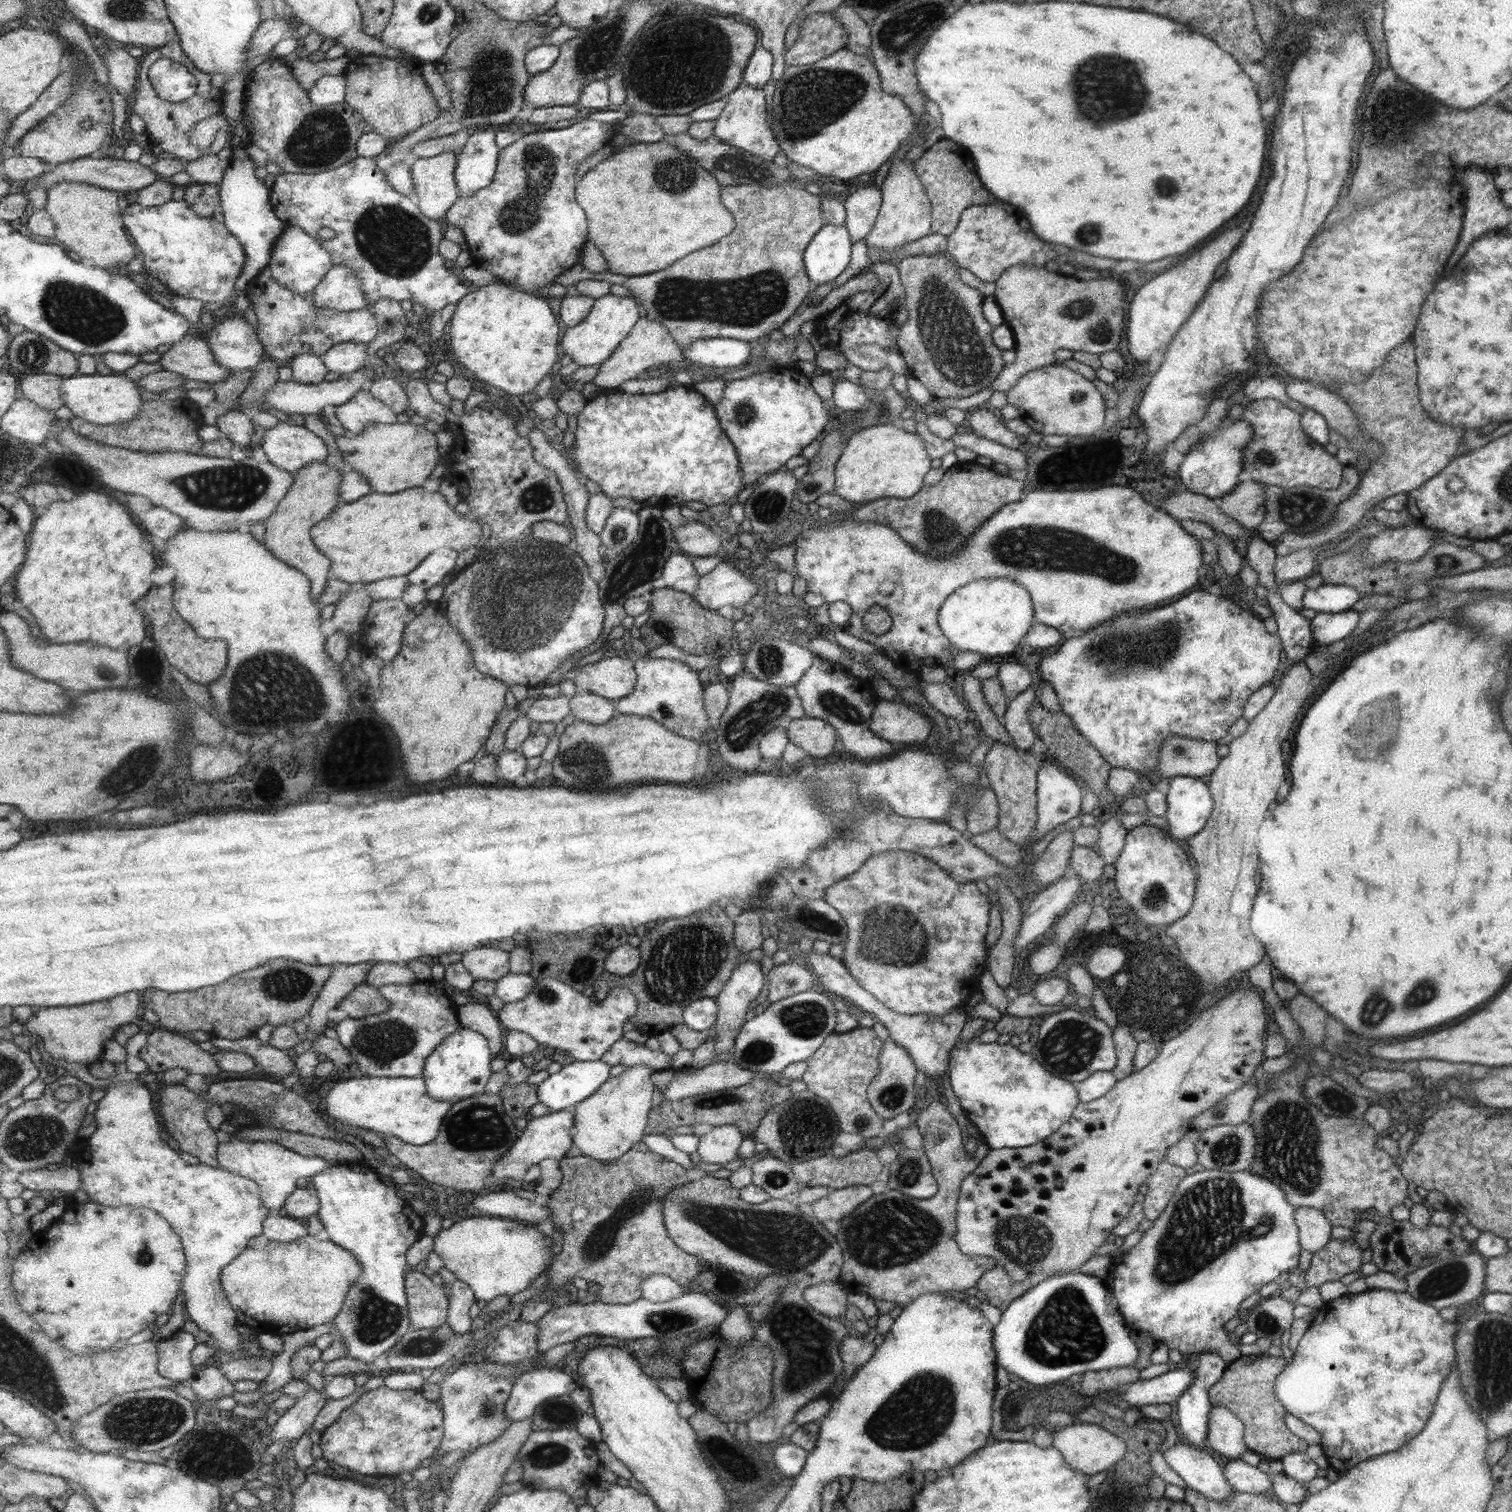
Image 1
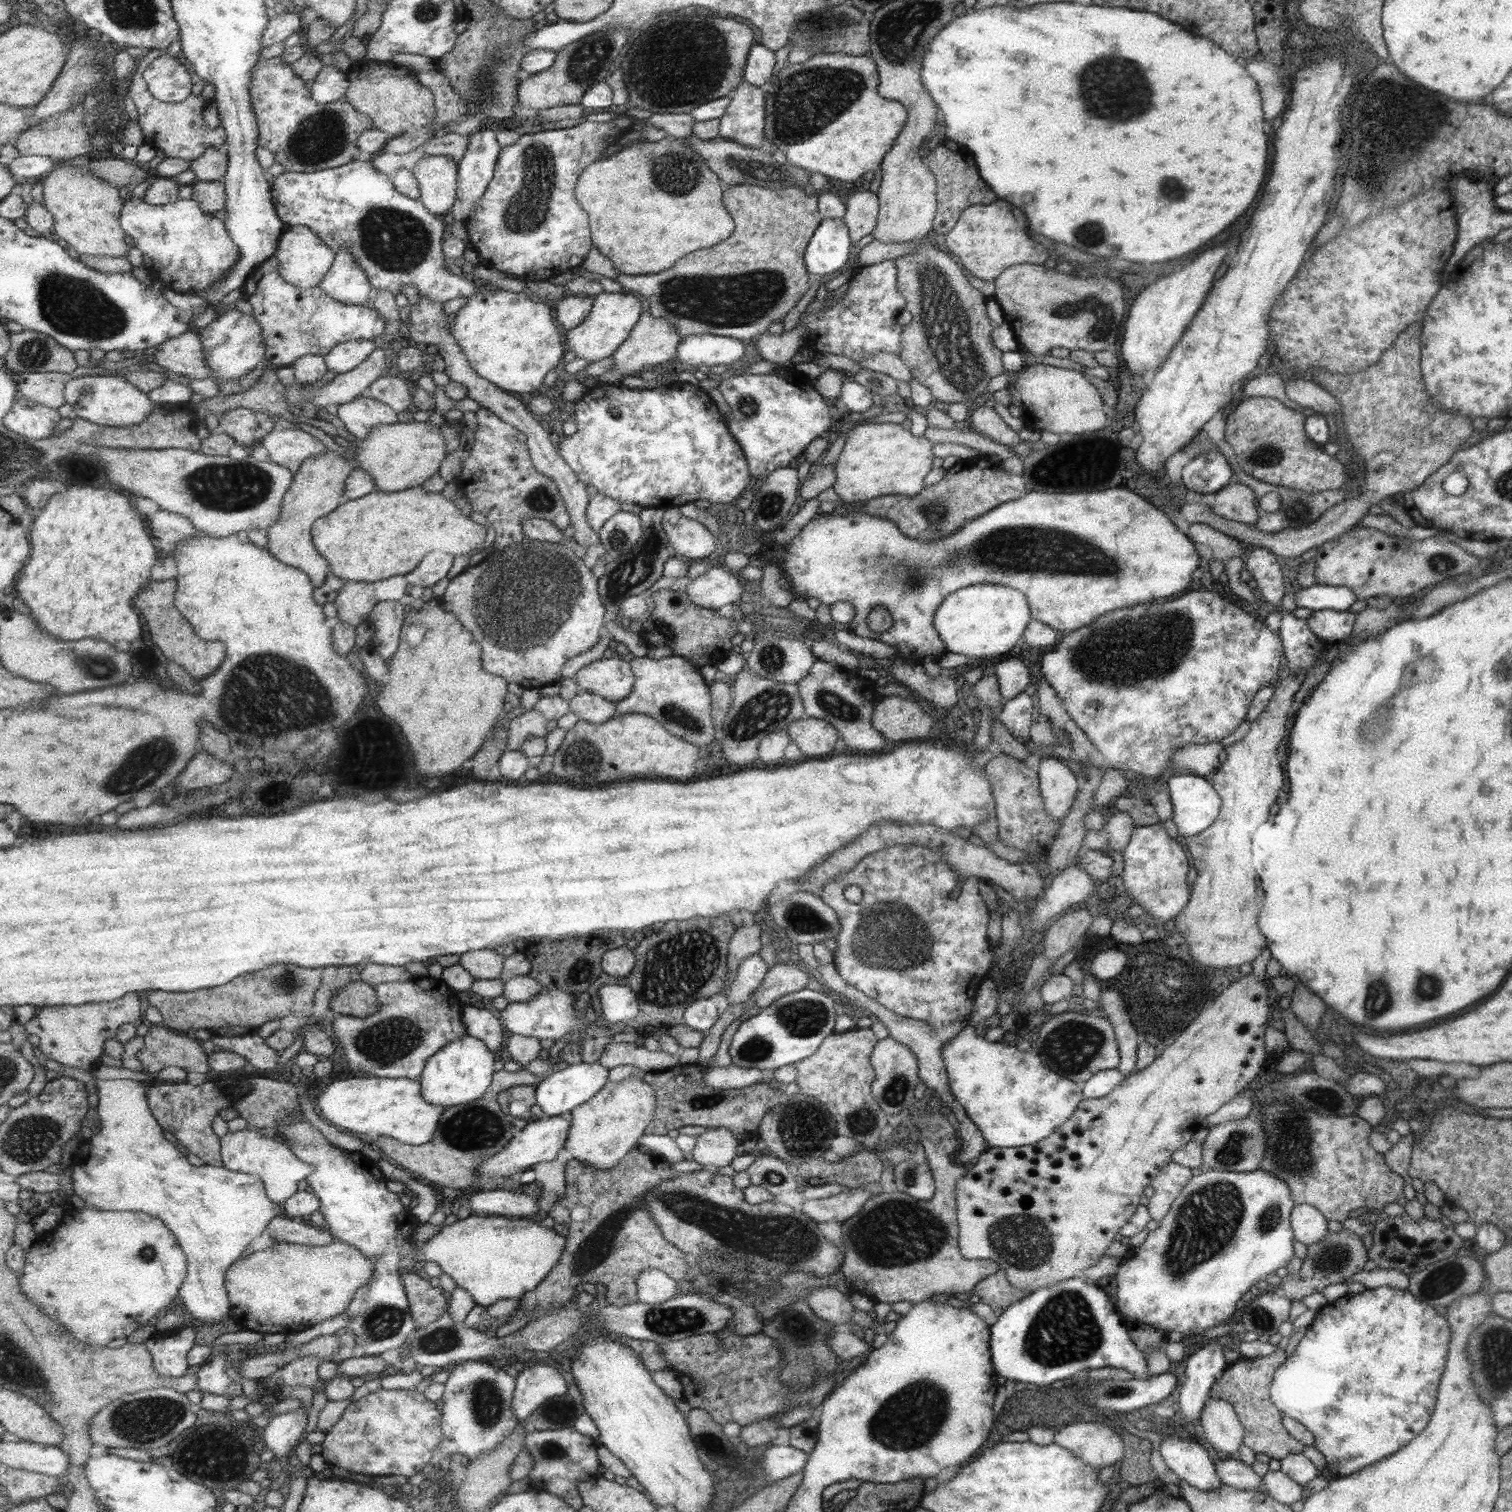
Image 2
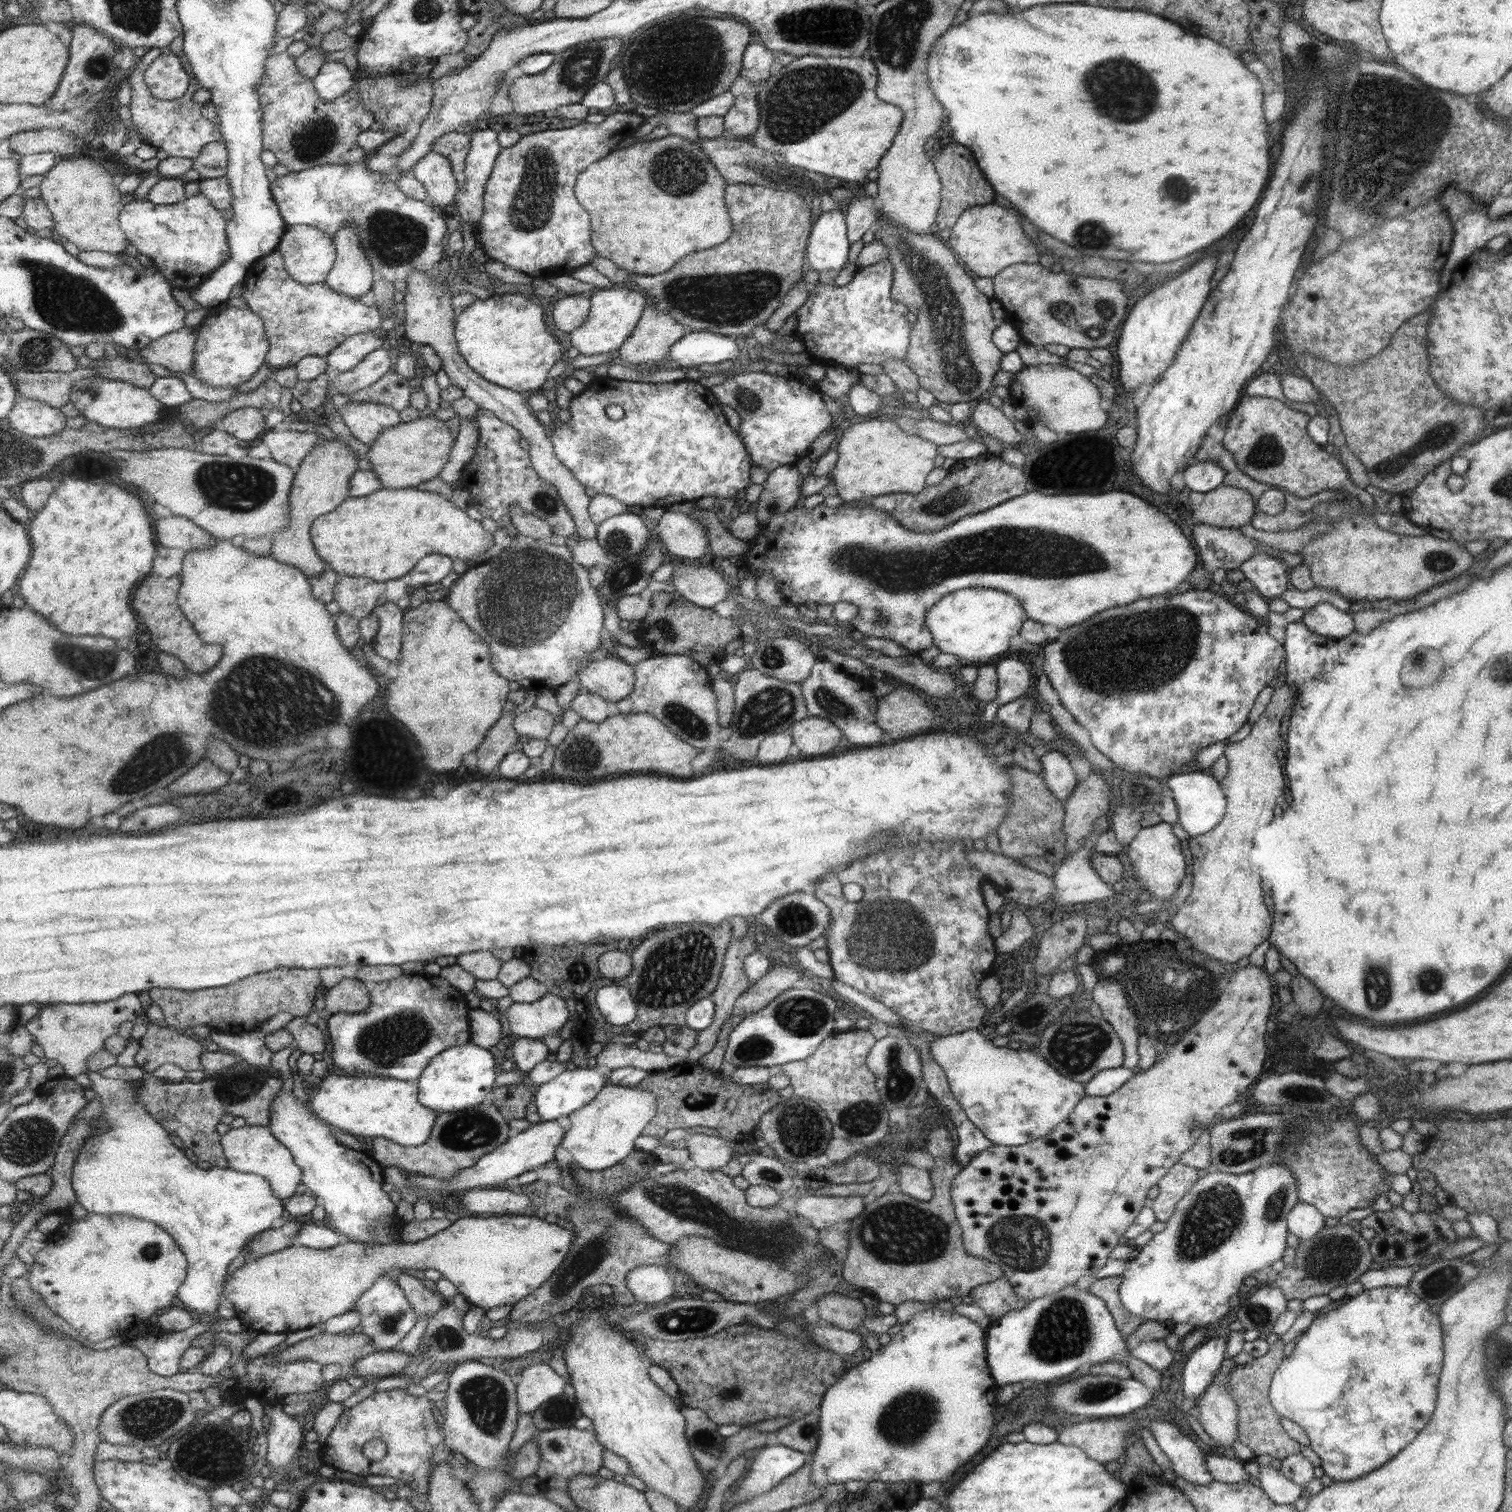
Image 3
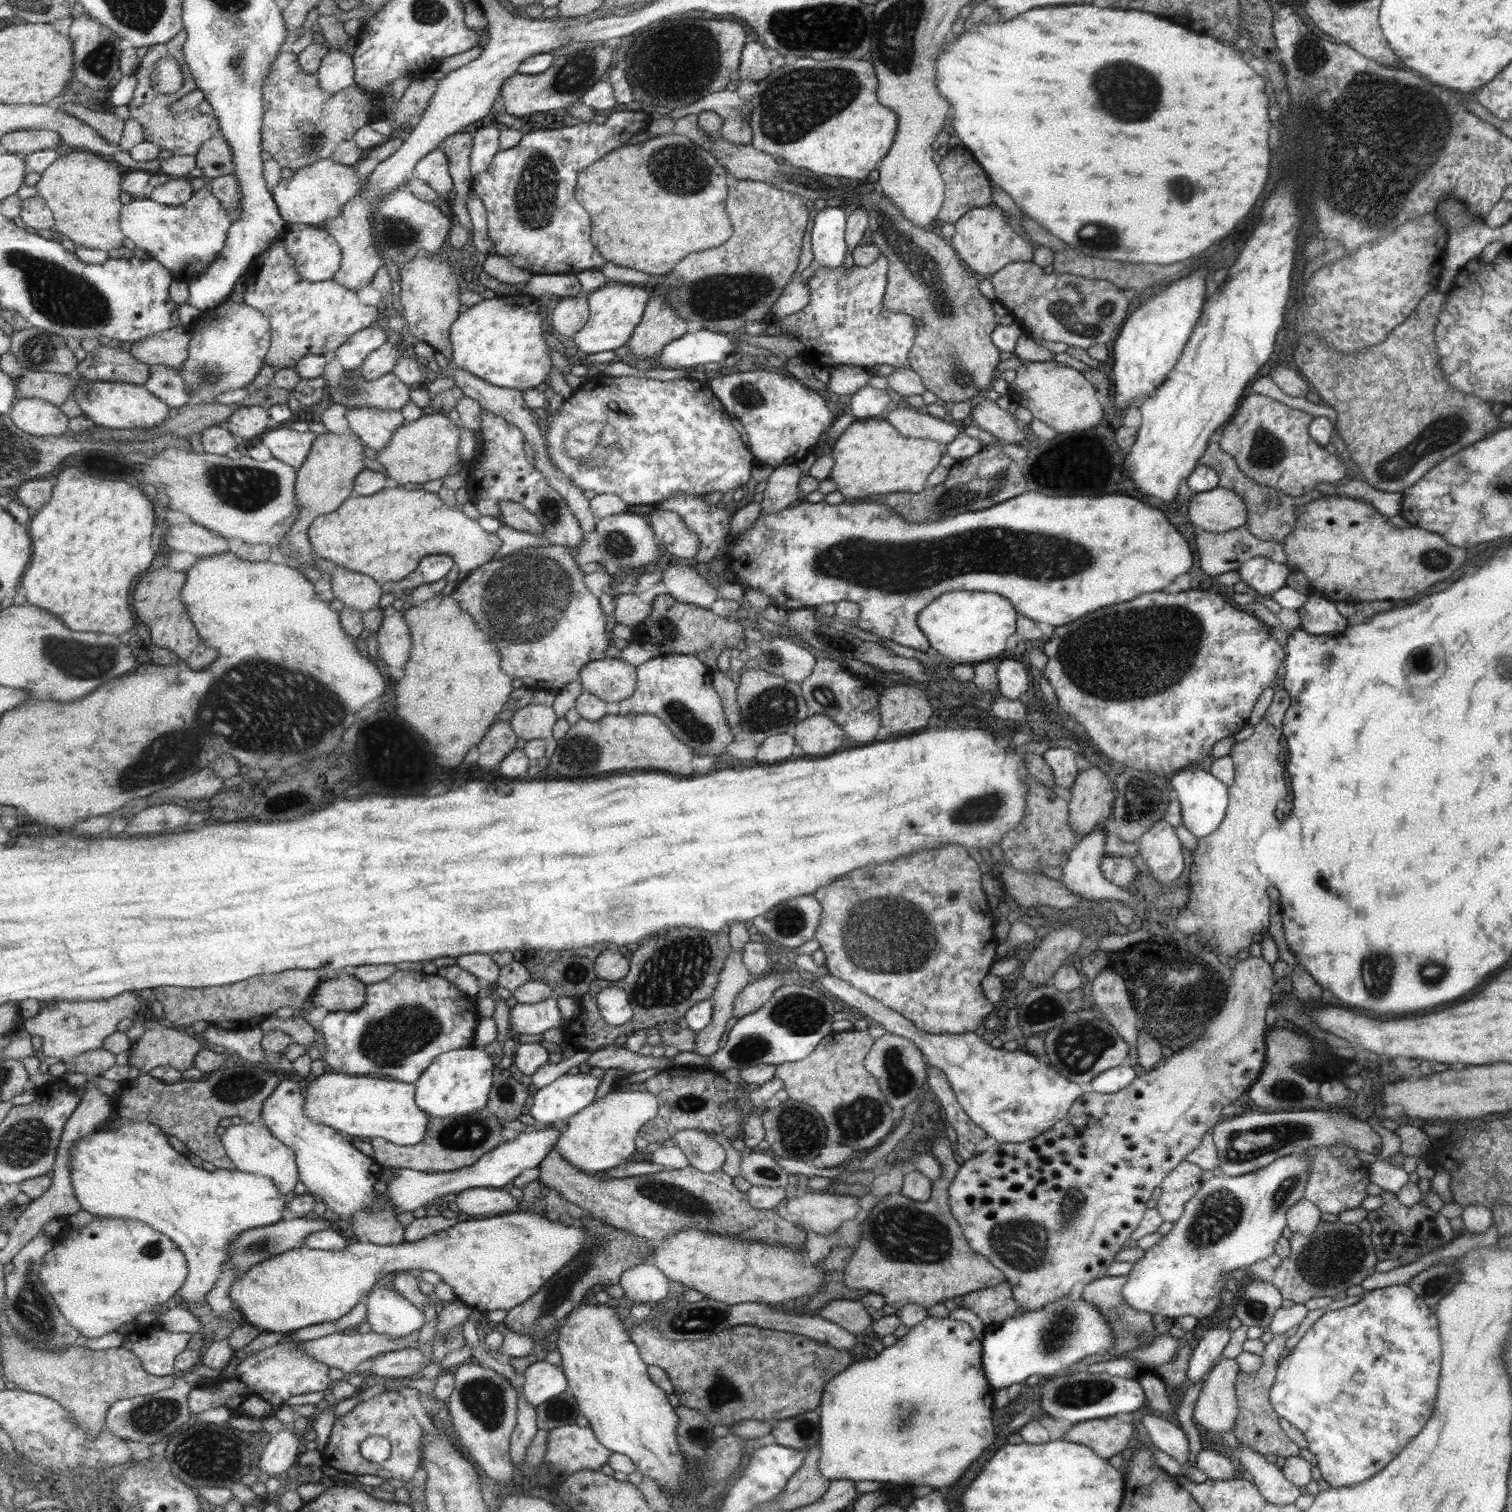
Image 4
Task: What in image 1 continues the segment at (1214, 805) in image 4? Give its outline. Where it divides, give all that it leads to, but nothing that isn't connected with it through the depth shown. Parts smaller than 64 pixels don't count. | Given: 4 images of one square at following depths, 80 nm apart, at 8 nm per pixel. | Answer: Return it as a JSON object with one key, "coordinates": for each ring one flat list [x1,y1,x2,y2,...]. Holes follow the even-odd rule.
{"coordinates":[[1187,776,1171,779,1166,803,1168,832,1182,841,1204,828,1214,808,1212,794,1203,780]]}

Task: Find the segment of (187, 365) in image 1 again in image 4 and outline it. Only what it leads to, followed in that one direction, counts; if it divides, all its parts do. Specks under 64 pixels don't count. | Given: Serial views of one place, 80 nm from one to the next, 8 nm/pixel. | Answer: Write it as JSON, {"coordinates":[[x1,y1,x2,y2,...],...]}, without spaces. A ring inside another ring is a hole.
{"coordinates":[[179,325,135,341,131,344,131,353,149,366,163,365,181,372,189,356,190,338,188,325]]}

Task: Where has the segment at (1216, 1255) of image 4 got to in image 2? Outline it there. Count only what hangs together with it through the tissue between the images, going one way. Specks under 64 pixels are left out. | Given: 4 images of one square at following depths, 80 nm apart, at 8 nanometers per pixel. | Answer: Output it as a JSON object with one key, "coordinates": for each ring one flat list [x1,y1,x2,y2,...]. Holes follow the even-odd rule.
{"coordinates":[[1260,1168,1251,1172,1225,1172,1209,1169,1197,1176,1192,1176,1192,1179,1185,1184,1183,1190,1179,1192,1169,1207,1167,1215,1159,1222,1158,1228,1150,1231,1143,1243,1132,1248,1120,1263,1118,1271,1114,1275,1116,1278,1116,1310,1130,1326,1148,1325,1156,1330,1161,1330,1164,1336,1170,1332,1179,1333,1180,1341,1187,1348,1187,1339,1194,1338,1210,1327,1215,1327,1215,1324,1223,1324,1223,1320,1227,1320,1235,1312,1235,1302,1241,1298,1241,1294,1247,1292,1257,1280,1264,1280,1267,1274,1273,1274,1275,1270,1287,1266,1293,1260,1292,1240,1295,1238,1291,1226,1293,1208,1295,1208,1295,1200,1292,1199,1292,1194,1285,1183]]}

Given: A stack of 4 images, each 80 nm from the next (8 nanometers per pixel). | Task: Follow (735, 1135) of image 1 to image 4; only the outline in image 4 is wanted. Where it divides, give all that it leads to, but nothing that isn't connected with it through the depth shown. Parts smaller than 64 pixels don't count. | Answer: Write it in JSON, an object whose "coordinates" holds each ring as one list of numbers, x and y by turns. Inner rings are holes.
{"coordinates":[[683,1129,672,1136,677,1148,685,1155,688,1165,711,1173,719,1171,724,1161,724,1152,719,1143,702,1131]]}

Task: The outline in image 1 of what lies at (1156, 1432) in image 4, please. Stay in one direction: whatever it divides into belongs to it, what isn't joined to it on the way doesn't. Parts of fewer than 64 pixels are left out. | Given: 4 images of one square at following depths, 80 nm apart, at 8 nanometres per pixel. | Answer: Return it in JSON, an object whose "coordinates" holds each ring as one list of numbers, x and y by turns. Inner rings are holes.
{"coordinates":[[1177,1441,1162,1452,1162,1456,1187,1487,1205,1498,1226,1501,1233,1492,1223,1477,1223,1468,1209,1455,1208,1449]]}

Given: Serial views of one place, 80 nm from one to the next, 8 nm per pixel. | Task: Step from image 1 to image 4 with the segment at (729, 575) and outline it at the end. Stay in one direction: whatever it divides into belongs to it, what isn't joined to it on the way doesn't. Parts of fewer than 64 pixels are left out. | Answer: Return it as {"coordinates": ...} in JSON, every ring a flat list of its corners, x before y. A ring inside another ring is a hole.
{"coordinates":[[671,562,662,567,658,580,667,588,667,594,677,602,708,609,717,600,718,593,701,572,698,567,675,565]]}

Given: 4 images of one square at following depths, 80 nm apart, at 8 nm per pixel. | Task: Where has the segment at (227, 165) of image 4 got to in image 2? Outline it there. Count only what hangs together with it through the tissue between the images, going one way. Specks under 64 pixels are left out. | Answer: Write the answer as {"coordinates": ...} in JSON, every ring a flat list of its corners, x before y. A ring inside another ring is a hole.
{"coordinates":[[208,148,191,165,196,181,221,181,228,171,229,155,226,148]]}

